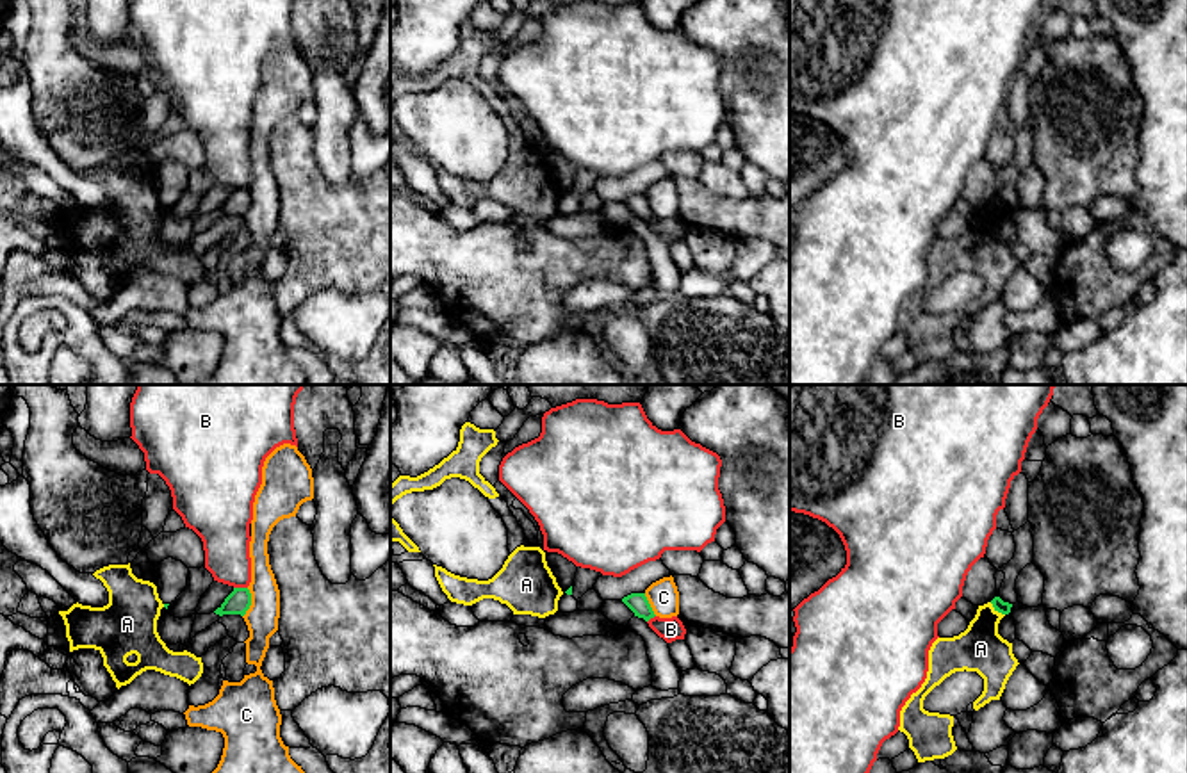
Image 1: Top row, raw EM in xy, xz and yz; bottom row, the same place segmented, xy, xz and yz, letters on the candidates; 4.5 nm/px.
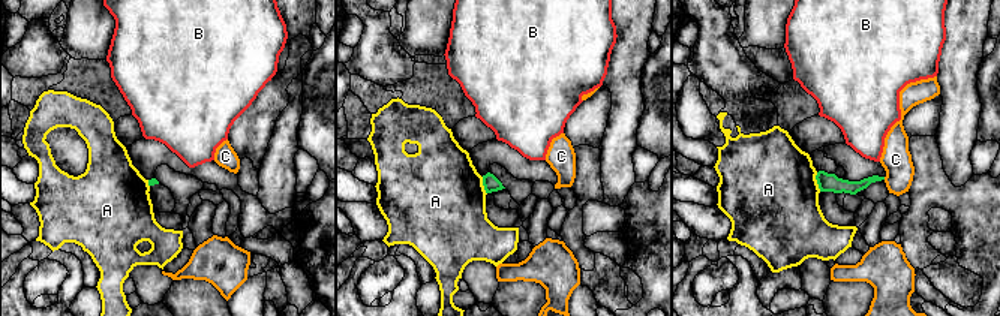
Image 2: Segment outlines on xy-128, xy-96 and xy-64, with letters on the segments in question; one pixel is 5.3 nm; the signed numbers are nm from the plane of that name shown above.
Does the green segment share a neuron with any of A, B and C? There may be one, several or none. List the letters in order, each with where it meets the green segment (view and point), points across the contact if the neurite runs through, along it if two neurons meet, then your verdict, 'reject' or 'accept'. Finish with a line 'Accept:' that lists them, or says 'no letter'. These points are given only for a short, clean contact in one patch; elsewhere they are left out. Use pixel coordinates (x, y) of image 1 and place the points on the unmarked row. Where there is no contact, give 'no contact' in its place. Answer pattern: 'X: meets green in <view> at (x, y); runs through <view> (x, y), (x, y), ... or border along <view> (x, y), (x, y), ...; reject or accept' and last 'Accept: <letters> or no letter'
A: meets green in yz at (997, 211); border along yz (990, 203), (1004, 216); reject
B: meets green in xy at (241, 189); border along xy (234, 187), (246, 189); reject
C: meets green in xy at (250, 203); border along xy (248, 189), (250, 209), (243, 218); reject
Accept: no letter

